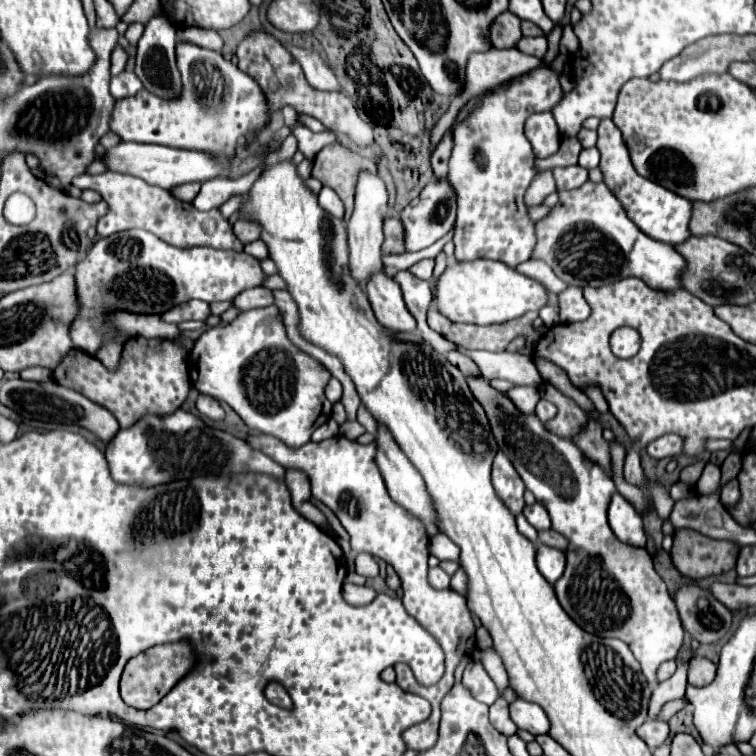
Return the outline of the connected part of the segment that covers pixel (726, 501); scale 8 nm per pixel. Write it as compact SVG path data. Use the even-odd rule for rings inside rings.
M730 480L724 488L722 488L722 496L720 496L724 506L736 506L740 500L740 488L738 488L738 480Z

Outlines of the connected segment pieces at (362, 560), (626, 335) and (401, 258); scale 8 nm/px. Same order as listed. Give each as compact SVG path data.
M362 552L356 556L356 572L366 576L366 578L372 578L372 576L378 576L378 564L374 562L374 556L368 554L368 552Z
M618 328L610 338L612 352L618 358L630 358L640 350L640 336L634 328Z
M452 232L448 236L444 236L442 240L438 240L434 246L422 249L418 252L406 252L404 254L391 254L383 257L383 267L385 272L393 277L396 273L402 270L408 270L411 266L422 259L436 258L438 252L442 252L442 246L452 238Z

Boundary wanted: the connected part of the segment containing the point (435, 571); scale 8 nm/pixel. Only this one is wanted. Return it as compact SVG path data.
M430 568L428 578L430 578L430 584L432 584L434 588L438 588L438 590L450 588L450 576L448 576L442 568Z

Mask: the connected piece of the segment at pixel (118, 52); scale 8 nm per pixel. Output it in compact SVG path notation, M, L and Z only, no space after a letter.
M114 48L112 52L112 76L118 76L120 72L124 72L126 66L126 52L122 48Z

